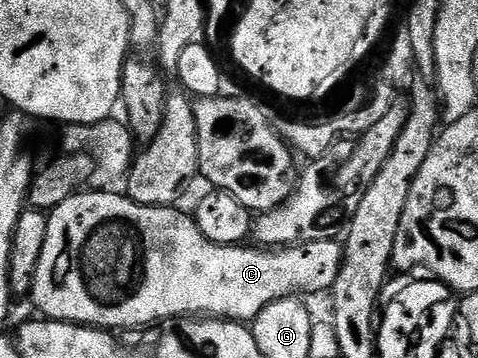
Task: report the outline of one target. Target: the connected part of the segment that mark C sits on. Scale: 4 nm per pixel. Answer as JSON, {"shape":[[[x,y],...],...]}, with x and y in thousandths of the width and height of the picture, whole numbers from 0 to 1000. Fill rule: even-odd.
{"shape":[[[172,531],[155,534],[153,545],[142,547],[132,567],[123,573],[123,578],[109,584],[100,595],[103,617],[98,620],[98,665],[90,676],[90,709],[82,709],[82,732],[77,735],[77,751],[73,754],[73,777],[69,779],[69,813],[65,818],[65,841],[69,838],[69,849],[73,858],[86,869],[84,880],[88,885],[100,888],[105,894],[136,894],[144,905],[182,905],[190,916],[215,916],[222,922],[247,922],[245,916],[295,916],[301,905],[320,905],[326,908],[331,899],[351,897],[356,888],[412,888],[412,885],[429,885],[429,888],[460,888],[464,894],[492,894],[498,899],[527,899],[533,885],[538,885],[550,863],[567,844],[575,844],[577,838],[594,838],[598,832],[611,830],[615,821],[638,821],[630,816],[680,816],[686,818],[690,807],[697,802],[697,791],[701,788],[701,777],[709,765],[709,754],[713,751],[713,718],[718,712],[718,693],[711,679],[703,668],[695,670],[653,670],[651,676],[642,676],[640,682],[609,682],[603,687],[571,687],[571,690],[554,690],[554,687],[527,687],[529,693],[521,693],[523,687],[498,687],[492,682],[452,682],[450,676],[441,676],[433,668],[427,654],[414,642],[412,617],[404,612],[402,601],[393,589],[377,592],[370,584],[370,575],[347,575],[347,578],[328,578],[324,573],[299,573],[287,570],[285,561],[272,556],[270,547],[255,542],[251,536],[215,536],[224,531],[203,531],[211,536],[169,536]]]}

